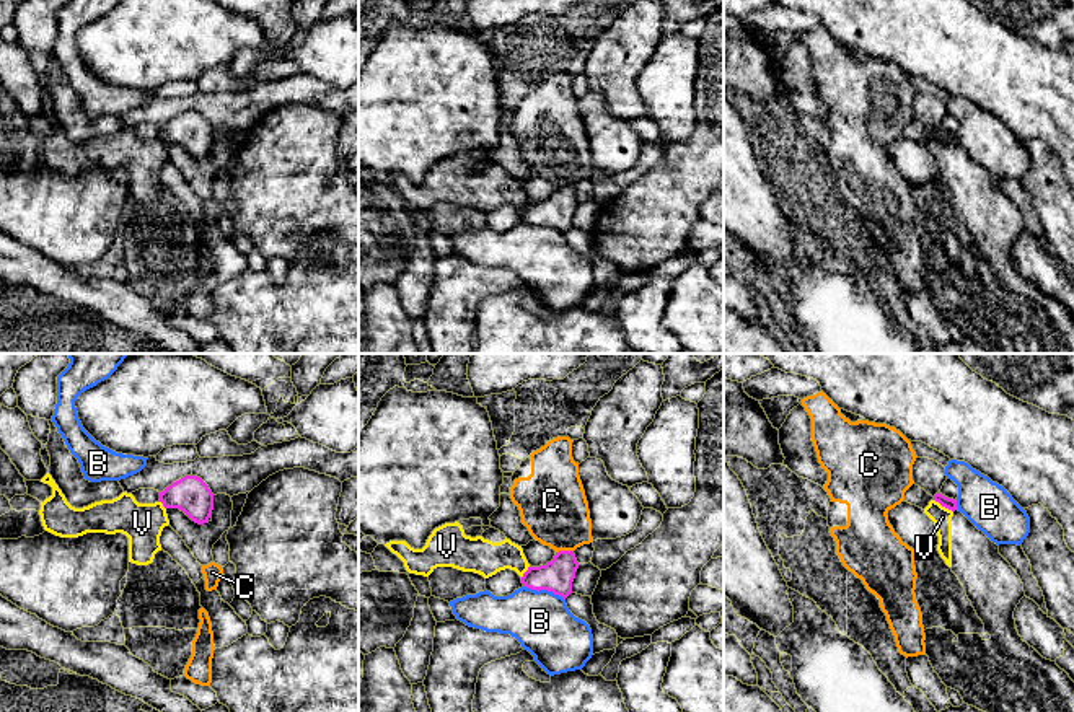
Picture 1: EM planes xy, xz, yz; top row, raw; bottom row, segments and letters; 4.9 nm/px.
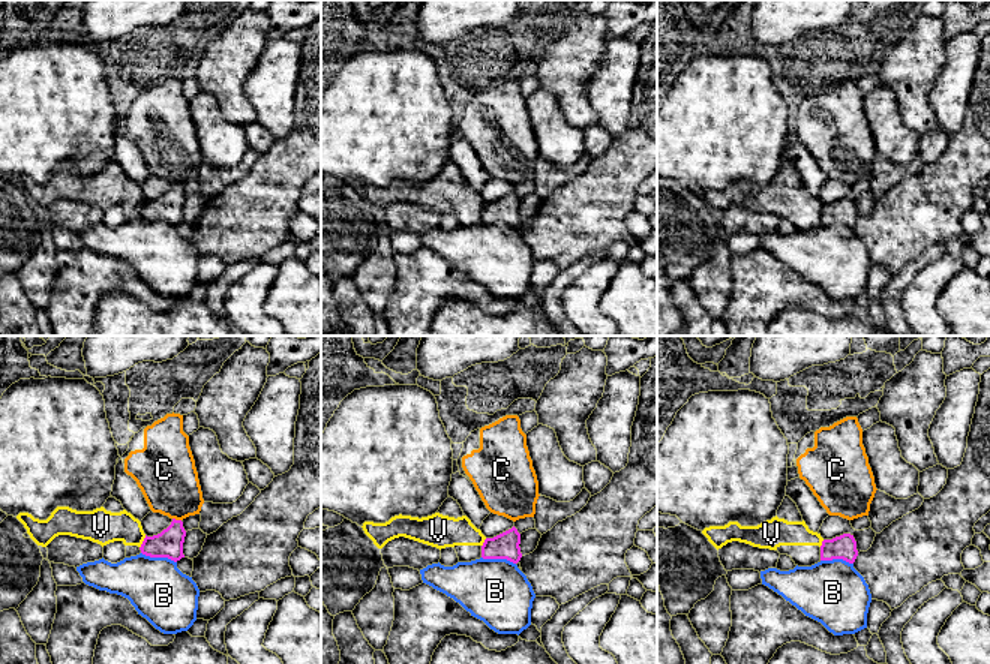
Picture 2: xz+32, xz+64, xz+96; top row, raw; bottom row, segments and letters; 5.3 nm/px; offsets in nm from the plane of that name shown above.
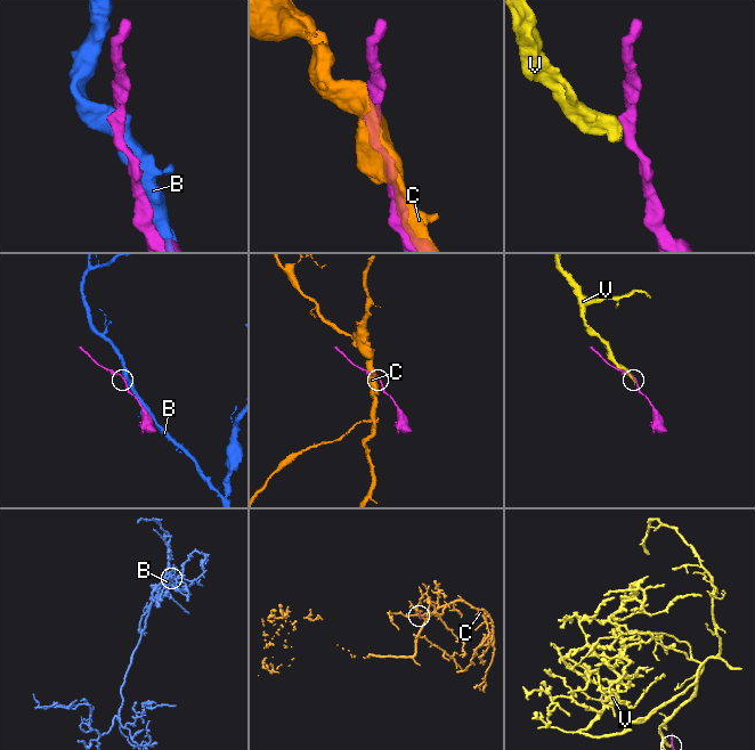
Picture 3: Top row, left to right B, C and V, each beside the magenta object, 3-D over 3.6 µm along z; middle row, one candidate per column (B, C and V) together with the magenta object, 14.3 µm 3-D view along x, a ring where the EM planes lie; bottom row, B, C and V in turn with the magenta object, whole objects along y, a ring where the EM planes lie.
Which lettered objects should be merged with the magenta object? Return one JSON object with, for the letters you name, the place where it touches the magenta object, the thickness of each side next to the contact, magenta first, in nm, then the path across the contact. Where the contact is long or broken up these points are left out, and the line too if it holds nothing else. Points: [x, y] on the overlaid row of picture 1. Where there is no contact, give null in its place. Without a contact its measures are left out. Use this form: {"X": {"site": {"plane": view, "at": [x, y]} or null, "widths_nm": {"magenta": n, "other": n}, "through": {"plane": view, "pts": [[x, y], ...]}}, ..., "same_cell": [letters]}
{"same_cell": []}

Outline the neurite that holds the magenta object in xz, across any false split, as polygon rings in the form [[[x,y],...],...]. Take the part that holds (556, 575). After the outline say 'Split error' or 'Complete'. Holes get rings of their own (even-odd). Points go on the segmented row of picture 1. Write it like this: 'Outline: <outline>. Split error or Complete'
Outline: [[[559,551],[546,565],[530,565],[522,577],[522,583],[536,591],[552,591],[566,600],[572,593],[572,582],[579,565],[574,551]]]. Complete

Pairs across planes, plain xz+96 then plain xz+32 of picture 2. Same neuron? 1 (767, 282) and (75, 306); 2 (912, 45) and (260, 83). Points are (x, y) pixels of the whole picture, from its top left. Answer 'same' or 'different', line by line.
1: same
2: different

